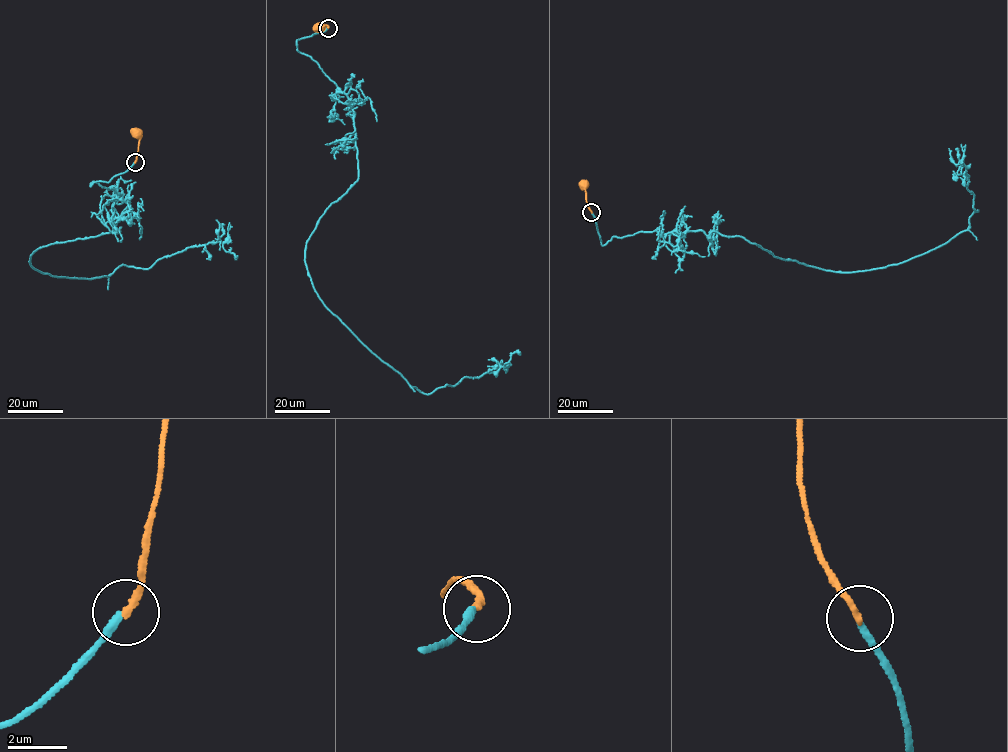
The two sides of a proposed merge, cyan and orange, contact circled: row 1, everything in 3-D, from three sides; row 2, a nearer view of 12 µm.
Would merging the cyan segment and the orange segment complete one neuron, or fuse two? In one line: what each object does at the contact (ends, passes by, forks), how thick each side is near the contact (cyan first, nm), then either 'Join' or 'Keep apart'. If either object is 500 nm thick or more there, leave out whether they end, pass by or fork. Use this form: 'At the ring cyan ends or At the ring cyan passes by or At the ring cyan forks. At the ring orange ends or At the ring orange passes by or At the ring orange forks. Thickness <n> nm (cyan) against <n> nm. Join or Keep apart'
At the ring cyan ends. At the ring orange ends. Thickness 240 nm (cyan) against 240 nm. Join

